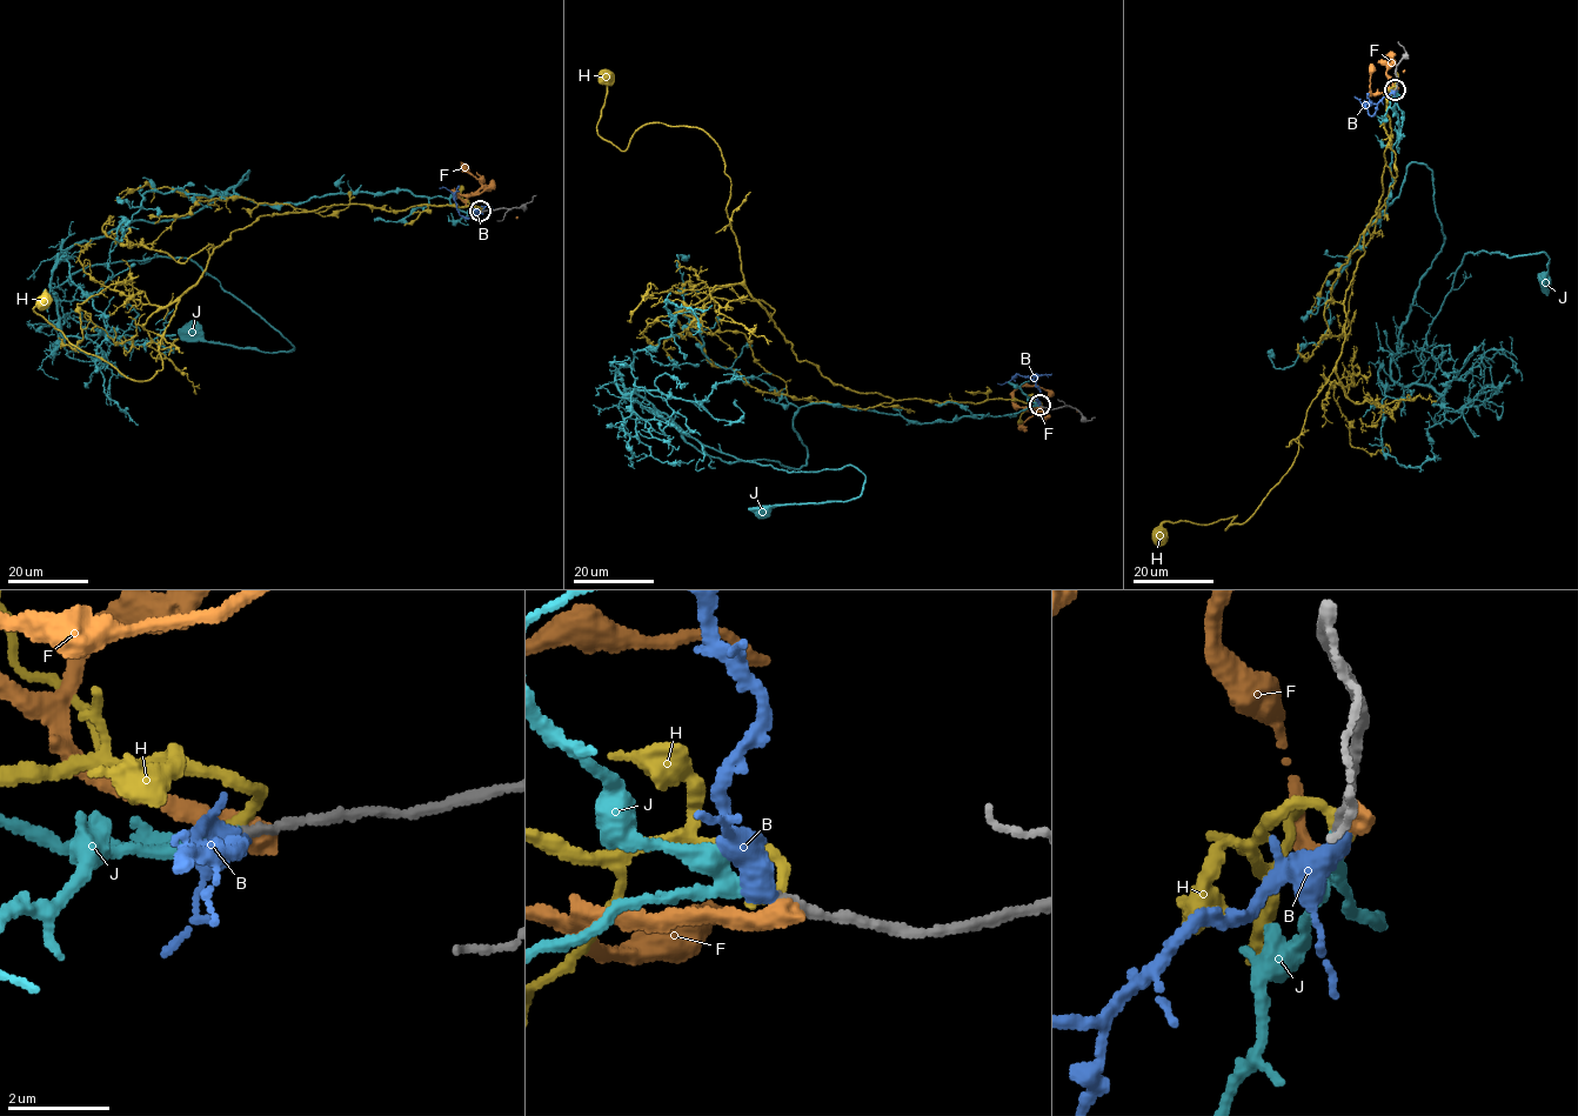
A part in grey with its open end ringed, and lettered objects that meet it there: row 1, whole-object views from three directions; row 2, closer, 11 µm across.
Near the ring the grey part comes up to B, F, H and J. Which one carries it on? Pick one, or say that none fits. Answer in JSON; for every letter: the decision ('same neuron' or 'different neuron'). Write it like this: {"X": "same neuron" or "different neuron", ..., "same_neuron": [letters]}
{"B": "different neuron", "F": "different neuron", "H": "different neuron", "J": "same neuron", "same_neuron": ["J"]}

